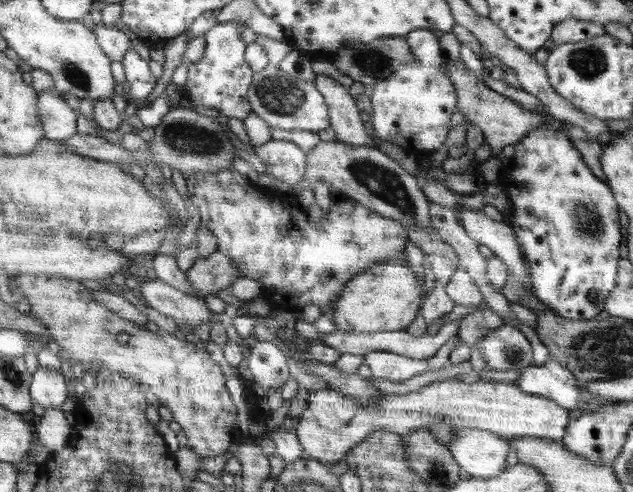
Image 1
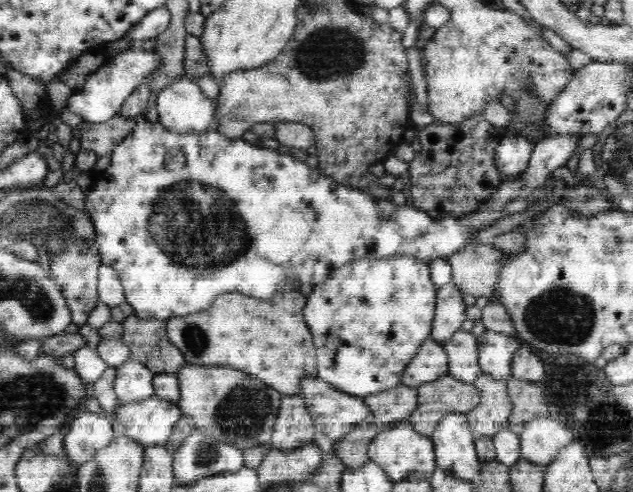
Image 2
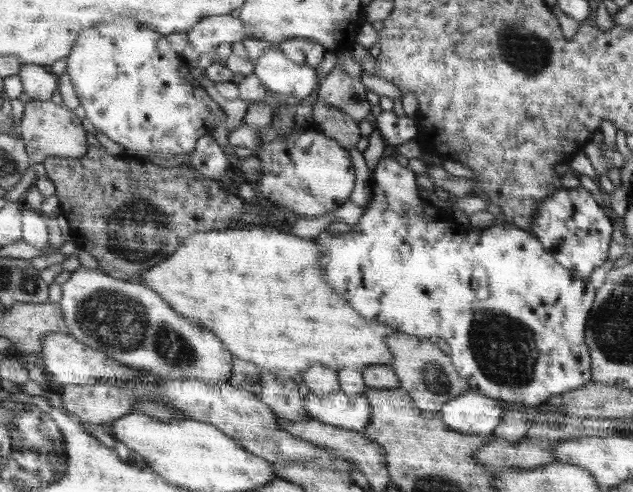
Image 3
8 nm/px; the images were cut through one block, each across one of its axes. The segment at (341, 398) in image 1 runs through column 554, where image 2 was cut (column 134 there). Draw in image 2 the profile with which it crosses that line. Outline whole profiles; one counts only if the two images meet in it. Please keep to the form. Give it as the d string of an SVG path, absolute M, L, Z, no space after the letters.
M156 394L142 401L120 401L114 410L116 419L124 425L125 435L146 447L165 445L183 415L177 403L170 403Z

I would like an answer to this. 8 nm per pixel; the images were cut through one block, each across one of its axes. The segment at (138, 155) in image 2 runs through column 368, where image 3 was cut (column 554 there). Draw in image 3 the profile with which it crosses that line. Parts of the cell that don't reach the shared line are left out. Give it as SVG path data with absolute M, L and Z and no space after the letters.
M582 186L560 189L539 203L531 232L564 268L571 269L577 277L588 279L604 260L608 260L606 252L612 240L612 222L596 204L594 196Z

